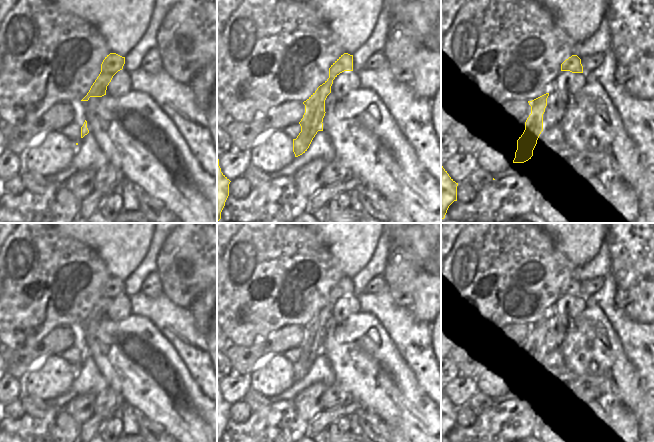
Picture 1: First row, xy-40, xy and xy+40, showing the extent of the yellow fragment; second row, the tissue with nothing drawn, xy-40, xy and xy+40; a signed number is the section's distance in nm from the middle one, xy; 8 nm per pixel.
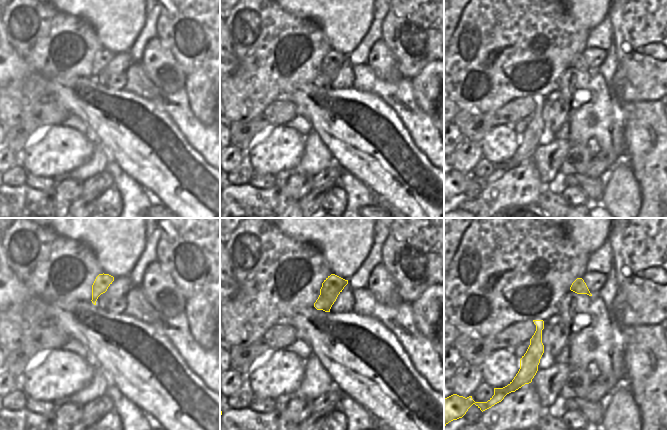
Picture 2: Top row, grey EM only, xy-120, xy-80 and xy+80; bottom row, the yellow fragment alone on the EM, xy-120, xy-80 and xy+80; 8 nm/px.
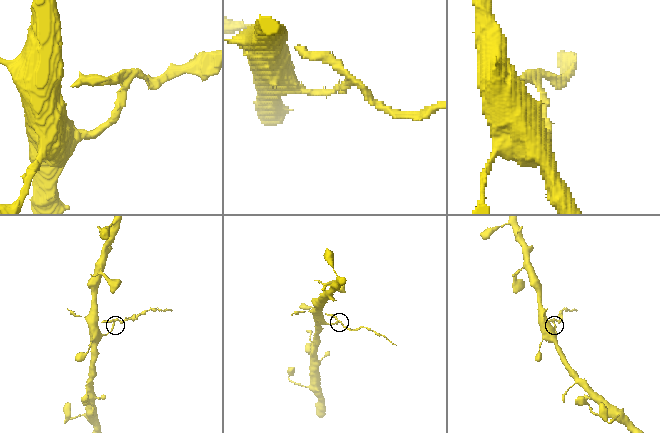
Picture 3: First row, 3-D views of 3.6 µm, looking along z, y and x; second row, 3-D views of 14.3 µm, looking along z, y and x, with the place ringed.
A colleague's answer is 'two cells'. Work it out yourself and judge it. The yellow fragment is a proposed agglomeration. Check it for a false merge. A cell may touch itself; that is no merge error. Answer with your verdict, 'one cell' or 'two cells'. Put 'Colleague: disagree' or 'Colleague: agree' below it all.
two cells
Colleague: agree

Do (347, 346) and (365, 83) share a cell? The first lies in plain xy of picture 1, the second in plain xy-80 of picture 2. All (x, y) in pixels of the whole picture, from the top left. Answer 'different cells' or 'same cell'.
different cells

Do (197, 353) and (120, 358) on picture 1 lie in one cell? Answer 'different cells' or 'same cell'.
different cells

